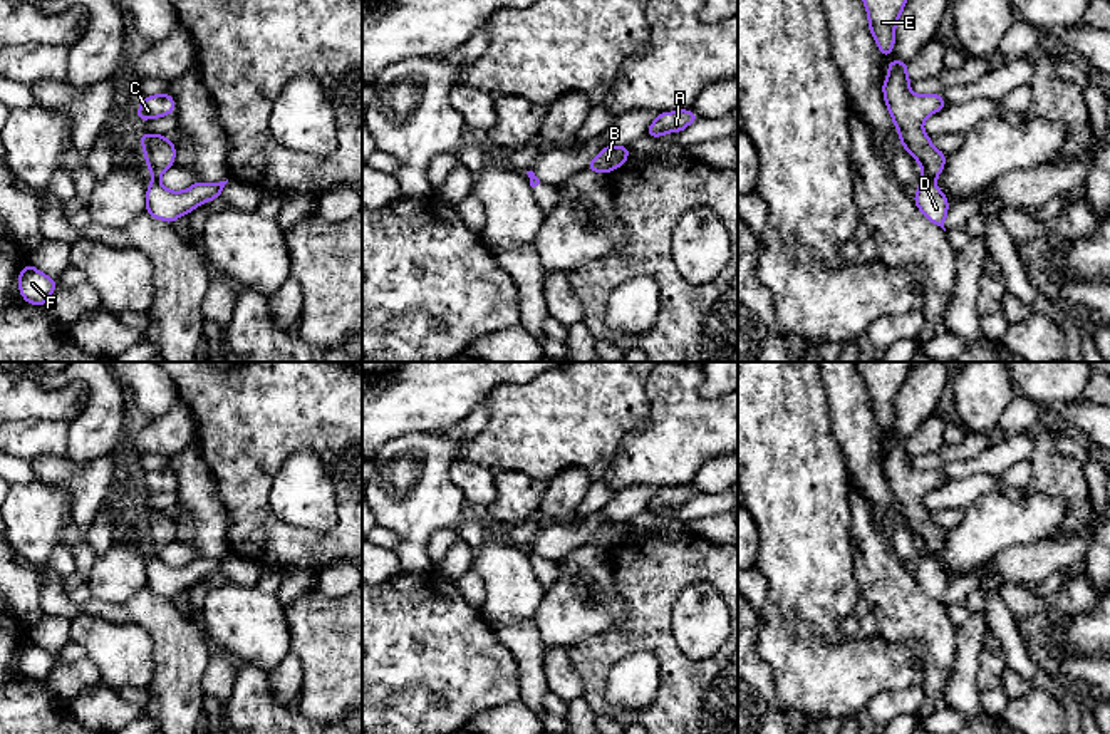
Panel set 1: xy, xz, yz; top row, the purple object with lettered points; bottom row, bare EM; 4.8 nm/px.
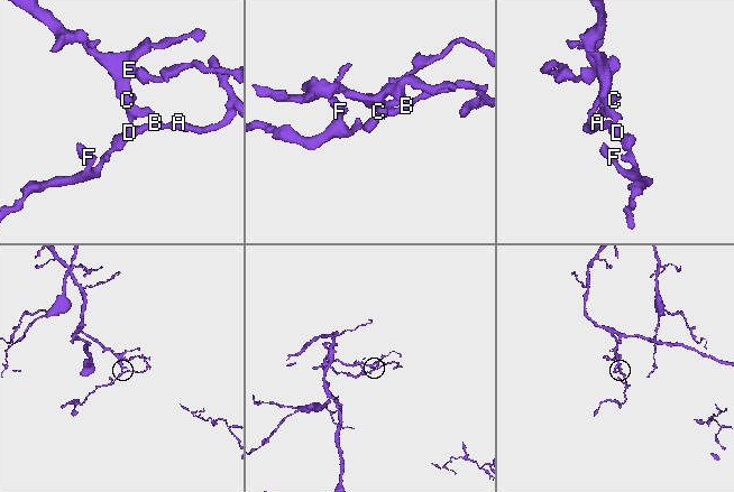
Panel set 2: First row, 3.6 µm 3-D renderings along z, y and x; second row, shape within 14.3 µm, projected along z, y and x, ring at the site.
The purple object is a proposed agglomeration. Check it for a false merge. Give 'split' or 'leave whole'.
split

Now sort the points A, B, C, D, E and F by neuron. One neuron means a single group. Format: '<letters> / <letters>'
A B D F / C E

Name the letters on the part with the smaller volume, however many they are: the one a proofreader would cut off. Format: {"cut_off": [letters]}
{"cut_off": ["A", "B", "D", "F"]}

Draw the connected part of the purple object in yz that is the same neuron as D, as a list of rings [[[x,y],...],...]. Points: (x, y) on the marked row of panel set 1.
[[[927,178],[919,181],[919,189],[914,194],[914,203],[931,223],[941,226],[946,231],[944,223],[947,218],[949,199],[936,186],[934,181]]]

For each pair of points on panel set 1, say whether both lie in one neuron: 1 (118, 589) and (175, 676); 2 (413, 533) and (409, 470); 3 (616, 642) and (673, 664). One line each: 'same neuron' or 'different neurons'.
1: different neurons
2: same neuron
3: same neuron

